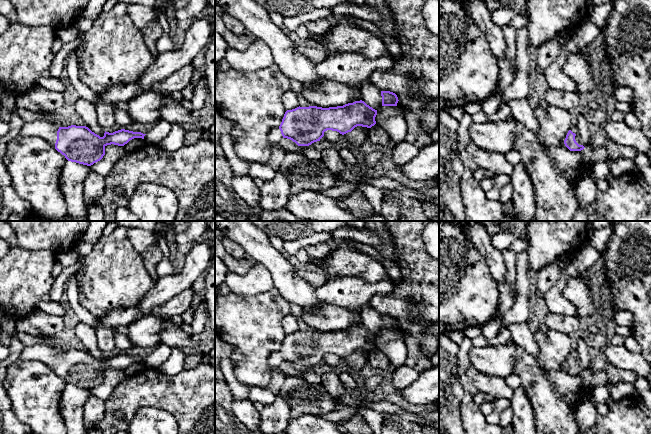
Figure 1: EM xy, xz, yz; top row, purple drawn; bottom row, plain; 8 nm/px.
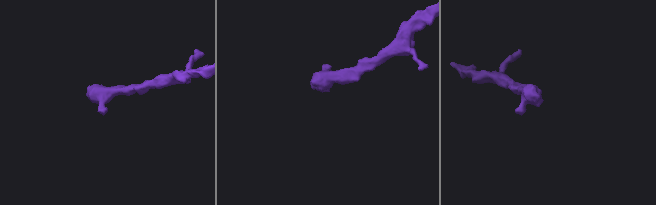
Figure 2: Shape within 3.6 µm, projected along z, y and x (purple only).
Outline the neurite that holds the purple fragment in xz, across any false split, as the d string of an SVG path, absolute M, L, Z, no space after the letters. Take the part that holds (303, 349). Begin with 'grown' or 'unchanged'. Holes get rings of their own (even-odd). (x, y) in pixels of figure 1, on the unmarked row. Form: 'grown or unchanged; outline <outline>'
grown; outline M362 324L329 332L299 330L285 336L280 350L268 357L268 364L276 371L282 362L309 370L320 365L327 354L344 359L357 350L371 352L376 348L376 339L377 334Z

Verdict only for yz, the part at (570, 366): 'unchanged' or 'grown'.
grown

